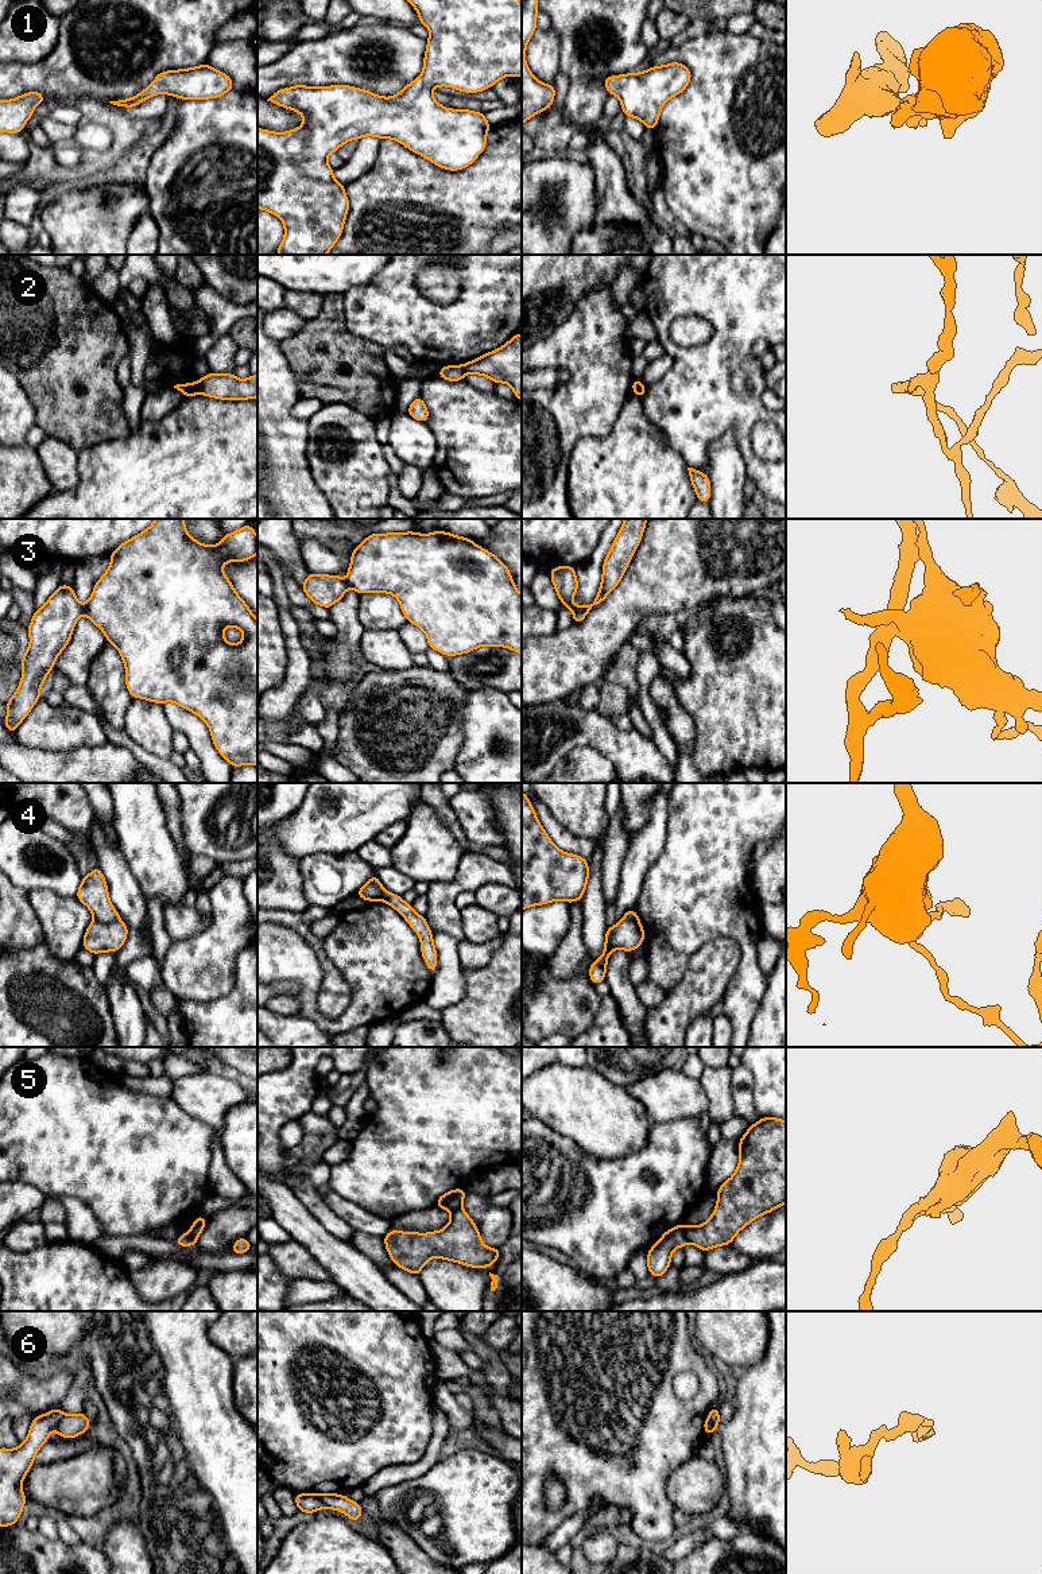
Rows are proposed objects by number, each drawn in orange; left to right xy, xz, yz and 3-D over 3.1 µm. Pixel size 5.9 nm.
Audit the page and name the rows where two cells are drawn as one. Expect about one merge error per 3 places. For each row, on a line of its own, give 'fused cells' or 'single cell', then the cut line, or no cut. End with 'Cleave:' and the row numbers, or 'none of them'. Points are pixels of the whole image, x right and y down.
1: single cell | no cut
2: fused cells | xy (196, 383), (200, 392)
3: fused cells | xy (84, 605), (85, 611)
4: fused cells | xy (117, 917), (109, 922), (95, 921)
5: fused cells | yz (681, 1224), (689, 1241)
6: fused cells | xy (64, 1414), (54, 1429)
Cleave: 2, 3, 4, 5, 6

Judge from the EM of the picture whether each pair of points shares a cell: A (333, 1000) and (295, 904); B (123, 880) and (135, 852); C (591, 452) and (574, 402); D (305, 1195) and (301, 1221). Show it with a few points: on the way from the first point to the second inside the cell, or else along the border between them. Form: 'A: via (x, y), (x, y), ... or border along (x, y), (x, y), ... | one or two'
A: border along (271, 908), (301, 913) | two
B: border along (117, 846), (143, 895) | two
C: border along (615, 422), (605, 435), (583, 437), (568, 462) | two
D: border along (291, 1190), (324, 1228) | two

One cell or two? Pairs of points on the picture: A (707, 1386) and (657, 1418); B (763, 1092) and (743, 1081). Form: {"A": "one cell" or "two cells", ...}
{"A": "one cell", "B": "two cells"}

